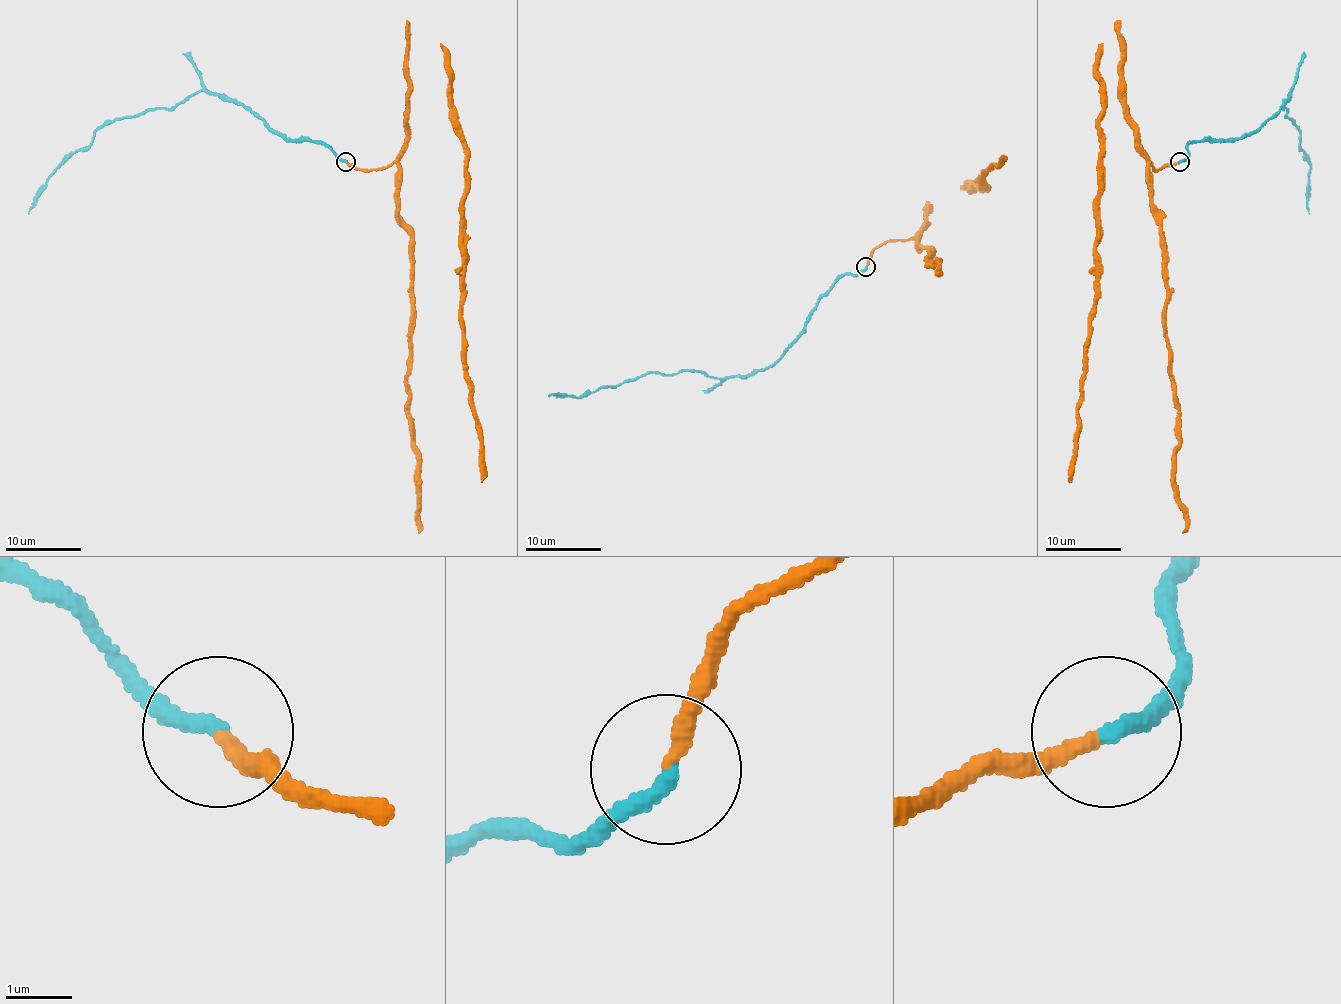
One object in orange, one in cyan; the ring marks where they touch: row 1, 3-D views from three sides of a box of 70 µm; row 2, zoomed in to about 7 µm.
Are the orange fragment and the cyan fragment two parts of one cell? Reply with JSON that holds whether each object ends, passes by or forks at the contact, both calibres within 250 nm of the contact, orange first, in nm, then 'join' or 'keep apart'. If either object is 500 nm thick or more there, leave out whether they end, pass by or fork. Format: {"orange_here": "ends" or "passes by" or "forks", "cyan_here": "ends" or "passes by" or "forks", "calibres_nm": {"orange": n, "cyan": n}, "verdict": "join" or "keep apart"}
{"orange_here": "ends", "cyan_here": "ends", "calibres_nm": {"orange": 220, "cyan": 260}, "verdict": "join"}

